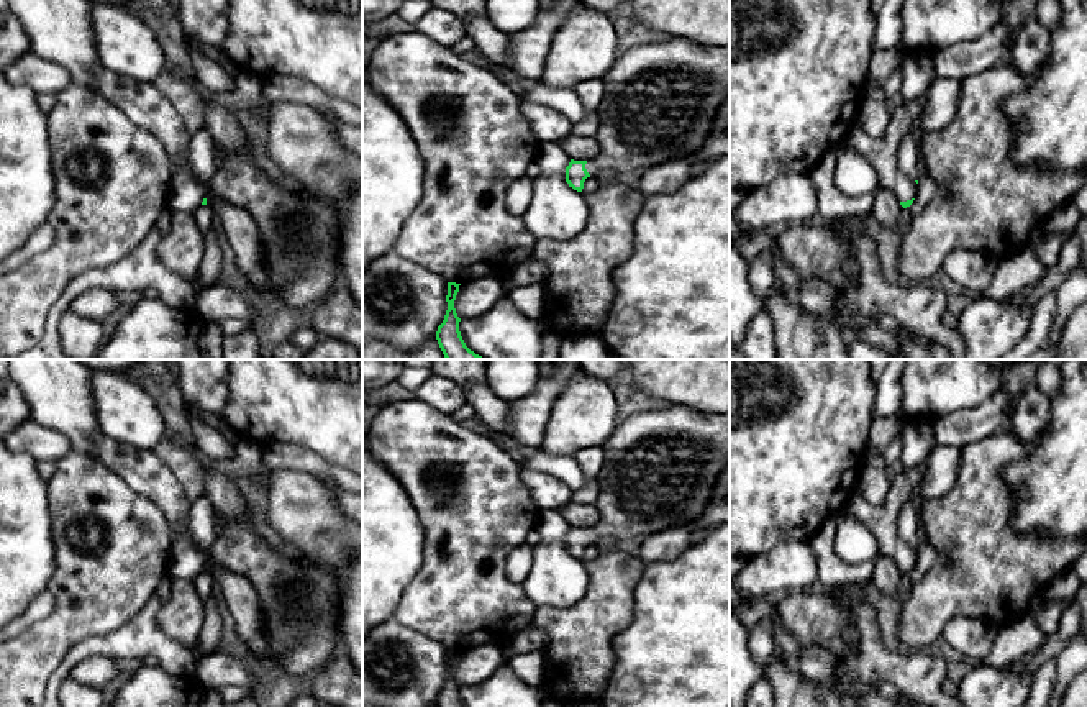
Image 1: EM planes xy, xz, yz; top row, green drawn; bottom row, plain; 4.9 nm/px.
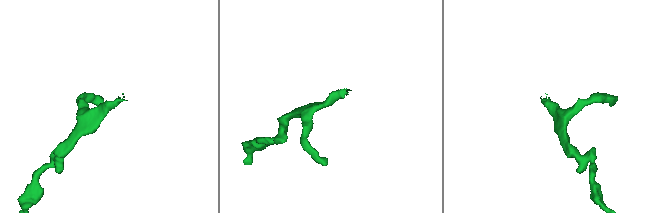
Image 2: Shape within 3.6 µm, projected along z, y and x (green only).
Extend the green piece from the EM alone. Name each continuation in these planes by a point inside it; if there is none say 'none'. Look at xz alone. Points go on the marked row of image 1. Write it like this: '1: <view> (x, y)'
1: xz (659, 104)

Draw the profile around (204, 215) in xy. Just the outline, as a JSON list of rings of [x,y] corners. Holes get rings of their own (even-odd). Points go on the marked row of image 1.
[[[200,205],[192,212],[192,217],[200,230],[200,233],[203,235],[203,238],[207,236],[207,233],[216,226],[216,218],[213,210],[208,205]]]

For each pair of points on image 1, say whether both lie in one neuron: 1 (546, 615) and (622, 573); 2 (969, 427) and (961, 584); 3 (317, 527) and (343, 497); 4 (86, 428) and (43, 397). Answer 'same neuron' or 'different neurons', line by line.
1: same neuron
2: different neurons
3: different neurons
4: same neuron

